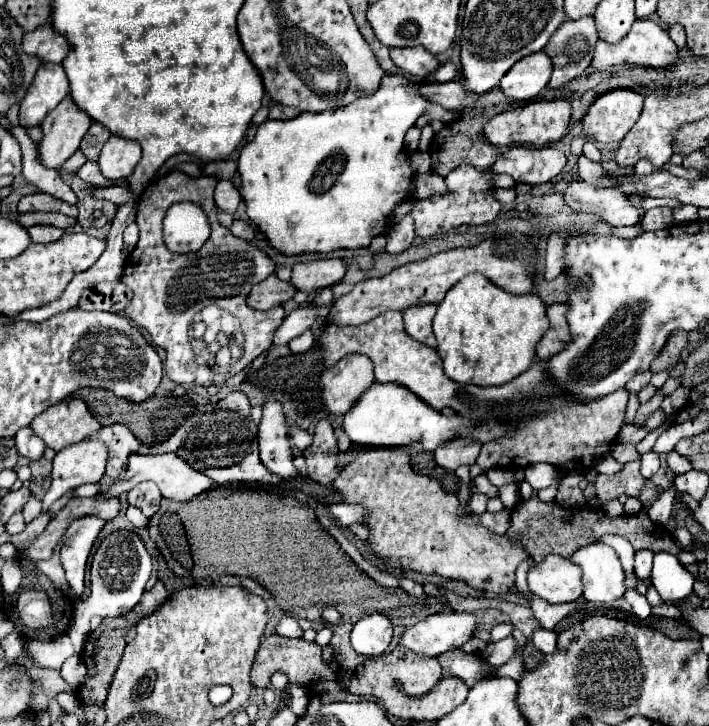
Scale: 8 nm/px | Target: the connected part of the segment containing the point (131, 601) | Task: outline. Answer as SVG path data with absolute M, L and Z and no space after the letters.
M114 531L110 533L96 549L94 559L92 559L92 593L86 601L82 601L75 608L73 617L70 621L68 635L71 638L75 648L75 655L82 656L85 642L90 633L90 619L94 615L100 617L118 617L128 613L142 597L146 581L150 579L150 571L152 571L152 559L144 547L144 541L138 533L134 531Z

